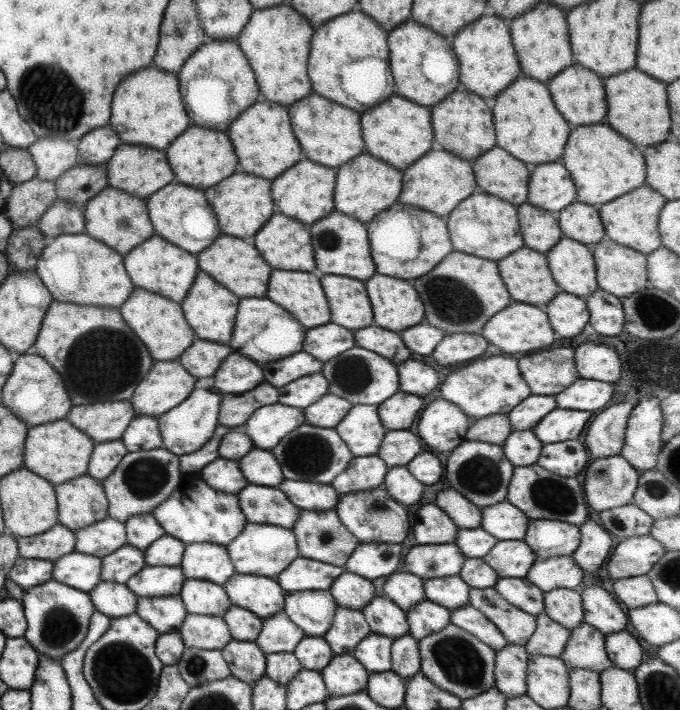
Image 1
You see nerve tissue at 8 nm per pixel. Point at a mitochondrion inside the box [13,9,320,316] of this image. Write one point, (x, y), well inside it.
(50, 97)

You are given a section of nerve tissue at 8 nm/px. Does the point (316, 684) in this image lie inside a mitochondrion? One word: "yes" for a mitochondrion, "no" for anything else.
no

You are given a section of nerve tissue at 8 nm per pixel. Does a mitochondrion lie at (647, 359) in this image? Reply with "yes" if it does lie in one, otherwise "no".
no

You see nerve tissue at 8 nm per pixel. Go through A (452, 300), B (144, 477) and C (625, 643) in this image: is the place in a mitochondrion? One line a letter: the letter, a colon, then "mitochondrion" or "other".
A: mitochondrion
B: mitochondrion
C: other

